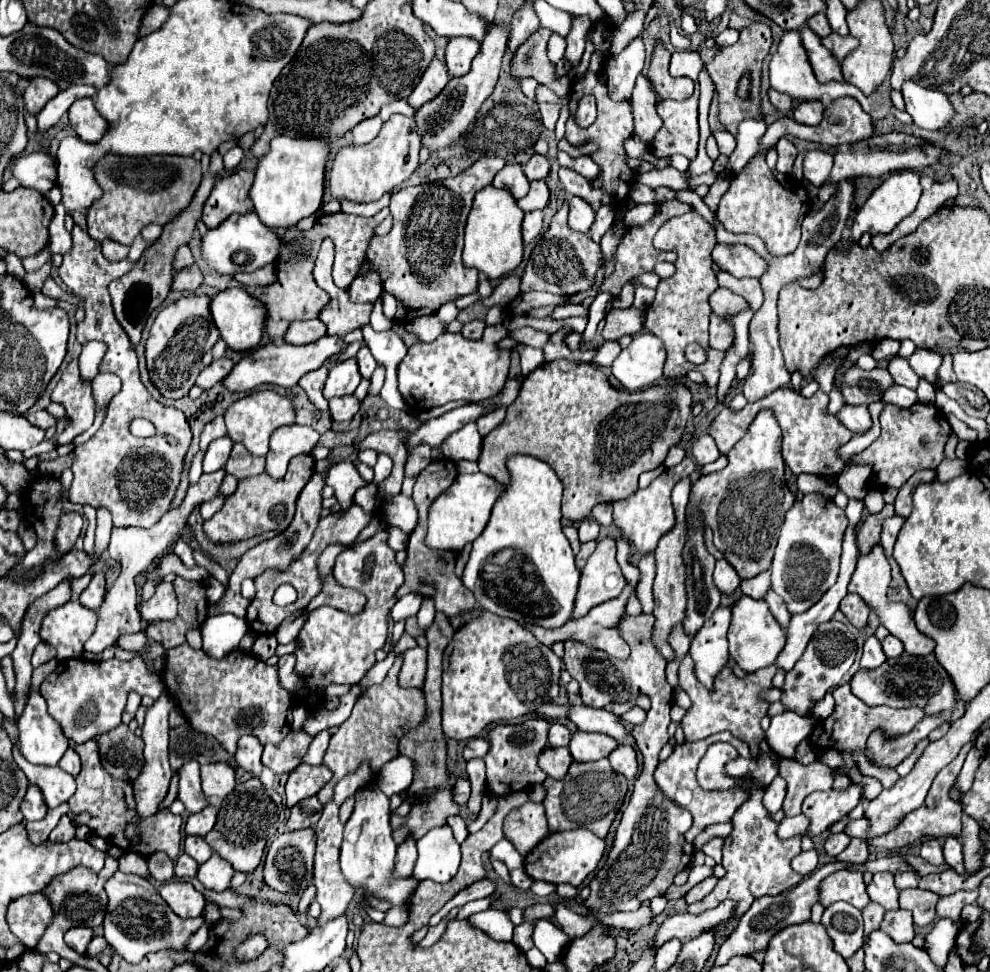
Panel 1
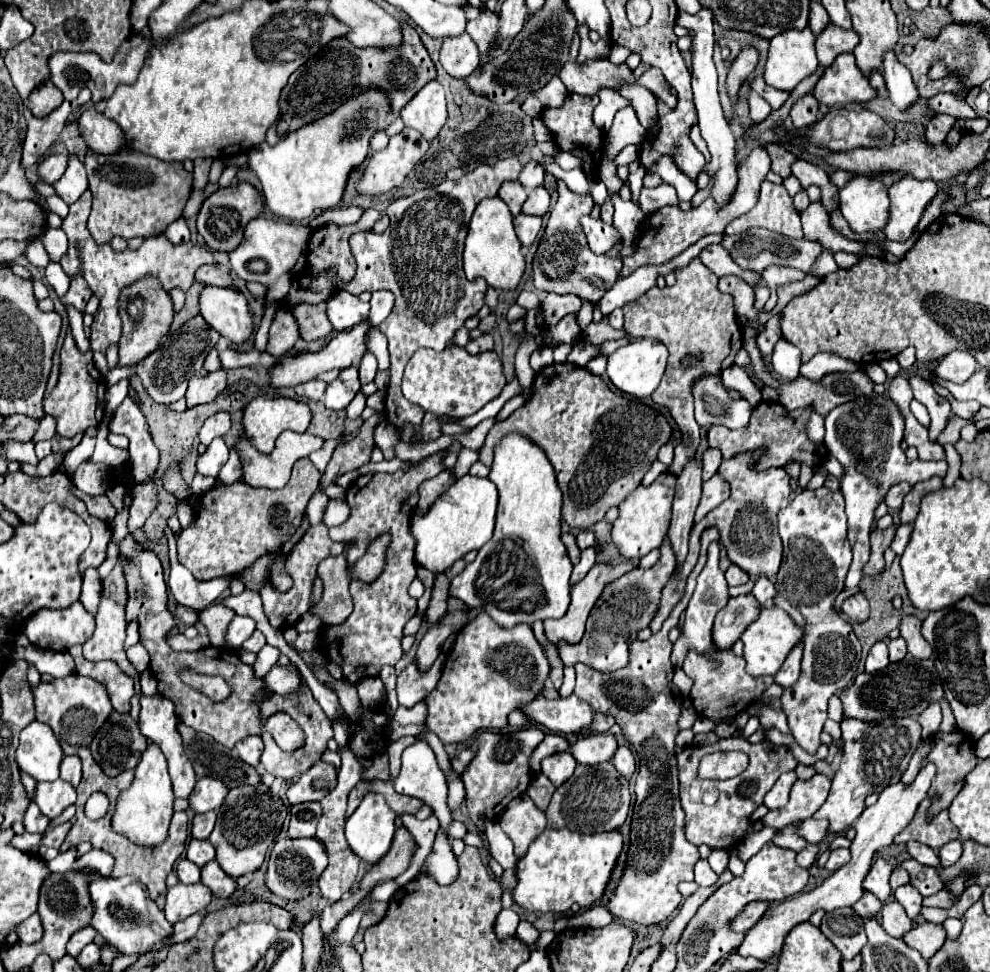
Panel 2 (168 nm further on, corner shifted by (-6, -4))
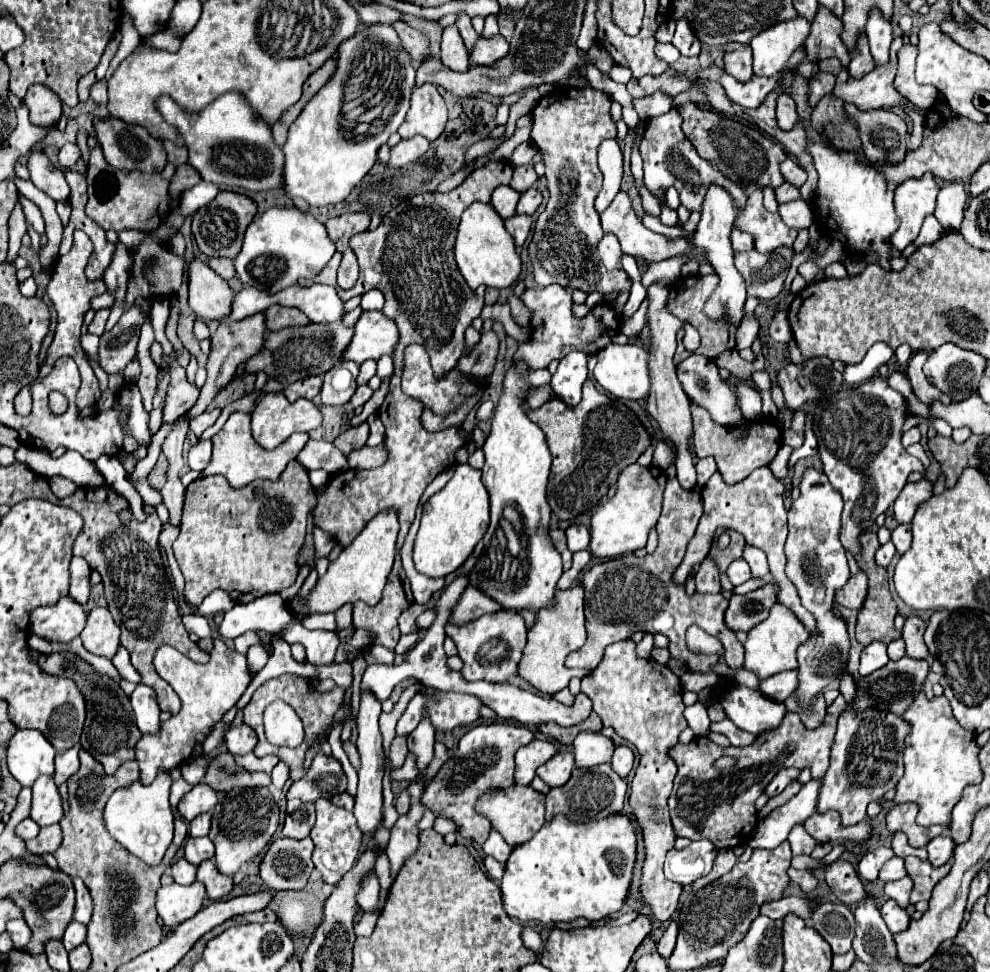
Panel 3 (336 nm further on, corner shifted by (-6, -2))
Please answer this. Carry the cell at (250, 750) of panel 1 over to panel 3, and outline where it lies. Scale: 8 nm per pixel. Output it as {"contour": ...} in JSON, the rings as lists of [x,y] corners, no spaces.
{"contour":[[[241,725],[241,727],[235,727],[231,729],[227,735],[225,735],[225,745],[227,745],[227,751],[233,753],[233,755],[247,755],[255,749],[255,741],[257,741],[257,735],[251,727],[247,725]]]}

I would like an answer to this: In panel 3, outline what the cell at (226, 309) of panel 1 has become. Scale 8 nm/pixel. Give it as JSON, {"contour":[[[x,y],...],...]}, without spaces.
{"contour":[[[201,259],[189,263],[189,307],[205,321],[223,321],[231,315],[233,289]]]}

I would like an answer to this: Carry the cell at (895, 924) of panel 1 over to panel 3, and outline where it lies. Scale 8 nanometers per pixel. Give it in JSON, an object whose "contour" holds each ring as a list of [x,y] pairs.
{"contour":[[[891,899],[881,907],[881,917],[883,917],[883,921],[887,923],[887,927],[889,927],[891,933],[901,933],[901,931],[905,931],[905,929],[909,927],[909,921],[911,921],[911,917],[907,915],[907,911],[901,909],[901,907],[899,907],[895,901],[891,901]]]}

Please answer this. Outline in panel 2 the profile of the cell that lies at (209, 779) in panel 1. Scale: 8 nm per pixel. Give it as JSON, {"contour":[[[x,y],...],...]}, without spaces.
{"contour":[[[199,779],[193,793],[189,795],[189,807],[193,813],[207,813],[219,809],[227,797],[227,787],[217,779]]]}

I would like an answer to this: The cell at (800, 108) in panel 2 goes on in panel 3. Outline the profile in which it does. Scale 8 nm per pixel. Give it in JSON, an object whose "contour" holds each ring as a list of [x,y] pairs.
{"contour":[[[781,95],[777,99],[777,123],[781,129],[789,131],[793,129],[793,125],[799,121],[799,113],[797,113],[797,105],[795,99],[791,95]]]}

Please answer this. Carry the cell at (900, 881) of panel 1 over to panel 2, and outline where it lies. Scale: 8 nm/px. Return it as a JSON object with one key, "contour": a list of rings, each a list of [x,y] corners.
{"contour":[[[895,867],[893,873],[891,873],[891,879],[889,879],[891,889],[901,887],[901,885],[907,885],[907,883],[909,883],[909,873],[903,867]]]}

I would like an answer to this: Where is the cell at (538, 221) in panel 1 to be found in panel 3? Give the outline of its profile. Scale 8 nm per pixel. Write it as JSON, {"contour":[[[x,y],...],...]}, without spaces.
{"contour":[[[513,215],[513,217],[505,219],[505,227],[513,235],[515,245],[521,247],[525,243],[525,239],[529,237],[529,231],[531,231],[531,223],[533,223],[533,219],[529,215]]]}

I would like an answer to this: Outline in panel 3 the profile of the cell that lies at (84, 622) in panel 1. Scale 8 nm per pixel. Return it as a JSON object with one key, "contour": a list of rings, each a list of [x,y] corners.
{"contour":[[[63,597],[57,605],[37,607],[31,613],[29,629],[49,643],[67,643],[83,631],[85,621],[87,615],[83,607],[77,601],[71,601],[71,597]]]}

